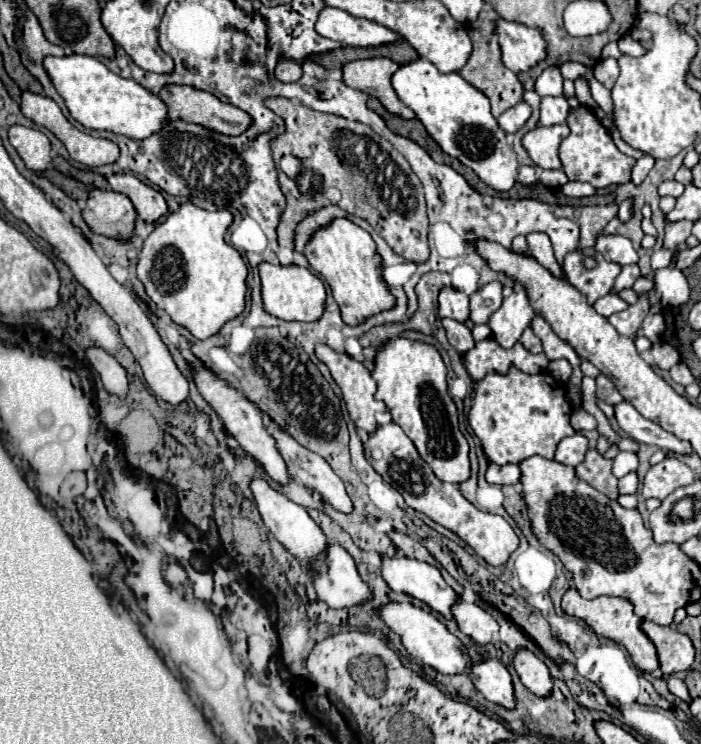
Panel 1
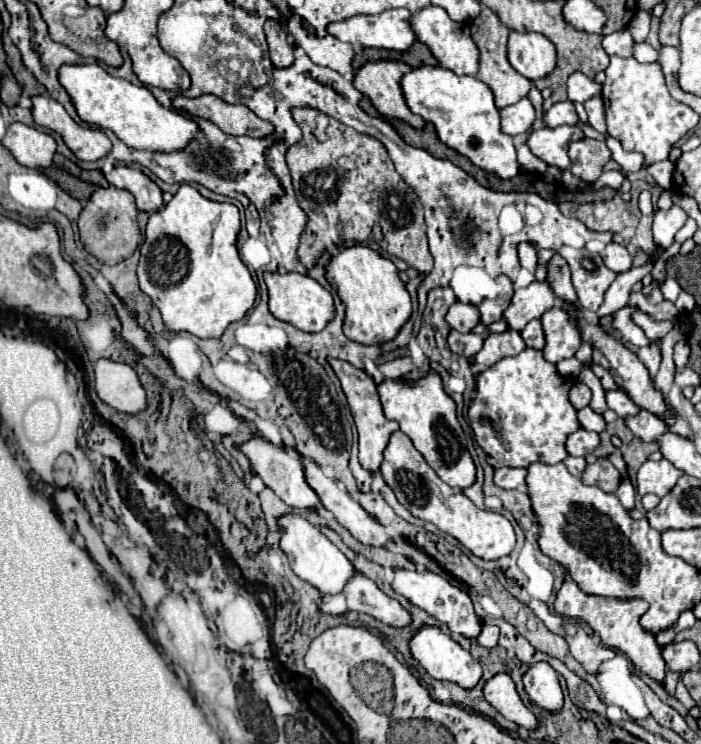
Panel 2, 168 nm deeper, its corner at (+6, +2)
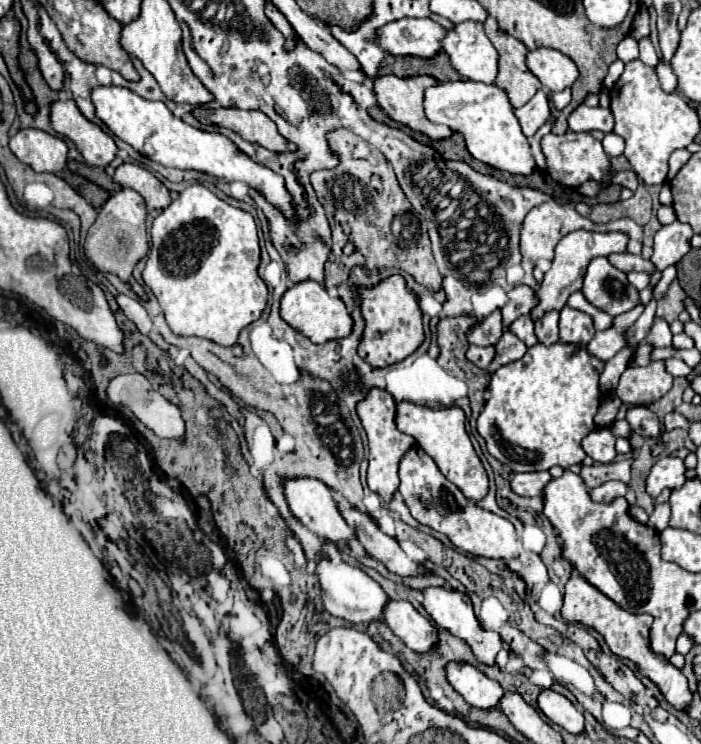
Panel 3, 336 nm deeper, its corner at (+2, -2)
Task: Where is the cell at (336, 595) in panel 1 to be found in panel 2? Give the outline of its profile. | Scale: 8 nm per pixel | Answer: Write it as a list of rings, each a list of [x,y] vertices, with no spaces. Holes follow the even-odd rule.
[[[358,571],[354,573],[354,577],[350,577],[350,581],[346,581],[346,589],[342,589],[342,595],[346,599],[348,611],[368,613],[378,621],[394,627],[404,627],[410,623],[408,611],[402,609],[396,599],[384,595],[374,581]]]

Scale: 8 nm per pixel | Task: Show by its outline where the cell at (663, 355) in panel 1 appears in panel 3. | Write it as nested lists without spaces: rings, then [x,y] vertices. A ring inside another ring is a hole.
[[[652,361],[648,367],[628,367],[620,377],[616,395],[624,403],[652,403],[668,393],[672,381],[664,361]]]

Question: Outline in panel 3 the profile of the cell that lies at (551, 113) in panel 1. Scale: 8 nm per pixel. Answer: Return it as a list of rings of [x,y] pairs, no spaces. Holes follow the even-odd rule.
[[[580,105],[570,117],[568,117],[568,125],[572,131],[602,131],[602,133],[610,133],[614,129],[614,115],[610,113],[608,107],[588,107],[588,105]]]

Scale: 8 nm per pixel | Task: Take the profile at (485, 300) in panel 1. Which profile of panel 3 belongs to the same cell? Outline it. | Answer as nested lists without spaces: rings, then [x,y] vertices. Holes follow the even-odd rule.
[[[518,285],[514,287],[510,293],[510,303],[506,307],[502,307],[502,317],[504,317],[504,327],[508,327],[512,321],[516,321],[520,315],[530,313],[530,309],[534,309],[534,305],[538,305],[538,295],[532,287],[526,285]]]

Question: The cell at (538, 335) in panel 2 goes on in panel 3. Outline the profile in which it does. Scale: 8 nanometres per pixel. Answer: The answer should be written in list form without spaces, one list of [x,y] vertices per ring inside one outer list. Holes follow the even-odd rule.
[[[550,311],[536,321],[536,337],[540,343],[544,345],[558,343],[558,319],[560,319],[560,313]]]

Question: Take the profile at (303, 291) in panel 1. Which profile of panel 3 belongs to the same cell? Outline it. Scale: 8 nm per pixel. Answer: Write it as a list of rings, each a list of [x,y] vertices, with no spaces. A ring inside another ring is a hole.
[[[302,281],[302,283],[294,285],[292,289],[288,289],[282,297],[280,315],[290,327],[294,327],[298,333],[306,335],[312,343],[326,343],[332,339],[348,337],[350,329],[354,325],[342,299],[330,297],[328,291],[322,285],[318,285],[316,281]]]

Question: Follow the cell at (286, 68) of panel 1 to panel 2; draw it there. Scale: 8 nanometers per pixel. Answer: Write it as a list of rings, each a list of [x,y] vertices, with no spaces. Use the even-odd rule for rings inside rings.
[[[268,19],[264,29],[266,29],[268,53],[270,53],[272,65],[278,69],[290,67],[294,63],[294,45],[288,41],[286,31],[282,31],[274,19]]]

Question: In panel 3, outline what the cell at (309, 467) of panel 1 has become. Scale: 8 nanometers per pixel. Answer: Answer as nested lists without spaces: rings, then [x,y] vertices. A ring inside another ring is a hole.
[[[338,501],[338,509],[346,523],[356,529],[360,543],[370,553],[370,557],[384,563],[384,567],[400,577],[416,577],[420,575],[420,565],[406,557],[400,549],[398,541],[380,531],[380,527],[364,513],[354,509],[348,501]]]

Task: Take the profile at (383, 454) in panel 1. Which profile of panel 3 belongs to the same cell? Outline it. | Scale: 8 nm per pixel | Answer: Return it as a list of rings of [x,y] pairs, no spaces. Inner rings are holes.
[[[418,445],[412,447],[400,463],[400,489],[398,491],[402,493],[404,503],[408,505],[412,517],[418,523],[444,533],[458,549],[472,555],[490,557],[490,559],[518,557],[514,525],[508,519],[498,517],[486,509],[480,509],[476,503],[466,499],[462,491],[440,473],[432,457],[426,451],[422,451]]]

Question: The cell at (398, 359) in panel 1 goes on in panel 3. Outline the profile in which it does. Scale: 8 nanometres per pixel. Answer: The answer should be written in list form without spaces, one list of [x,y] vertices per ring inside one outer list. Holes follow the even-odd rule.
[[[406,401],[398,403],[398,417],[396,417],[398,429],[402,433],[414,437],[416,443],[434,459],[434,463],[444,473],[444,477],[448,481],[452,481],[470,501],[476,503],[488,493],[488,475],[472,447],[464,421],[466,421],[466,417],[460,407],[448,407],[448,409],[434,411],[430,407],[422,407],[422,405],[406,403]]]

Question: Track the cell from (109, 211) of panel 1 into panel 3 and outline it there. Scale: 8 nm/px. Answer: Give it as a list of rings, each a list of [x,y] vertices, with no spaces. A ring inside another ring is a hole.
[[[120,189],[116,191],[100,209],[100,215],[96,219],[96,223],[90,227],[88,237],[86,237],[86,257],[102,271],[102,273],[114,273],[118,275],[124,283],[130,285],[130,289],[140,297],[140,299],[148,299],[144,287],[132,279],[132,269],[136,267],[136,263],[148,253],[148,237],[146,237],[146,229],[144,229],[144,221],[146,221],[146,203],[142,199],[142,195],[134,189]]]

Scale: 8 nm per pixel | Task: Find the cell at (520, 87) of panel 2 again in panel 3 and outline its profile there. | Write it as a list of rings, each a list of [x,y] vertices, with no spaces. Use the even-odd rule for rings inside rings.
[[[488,17],[484,21],[484,29],[488,39],[500,53],[500,73],[496,85],[508,93],[510,103],[514,107],[526,105],[534,97],[534,93],[542,89],[538,77],[534,77],[526,67],[526,53],[528,53],[526,45],[514,39],[512,35],[504,33],[494,17]]]

